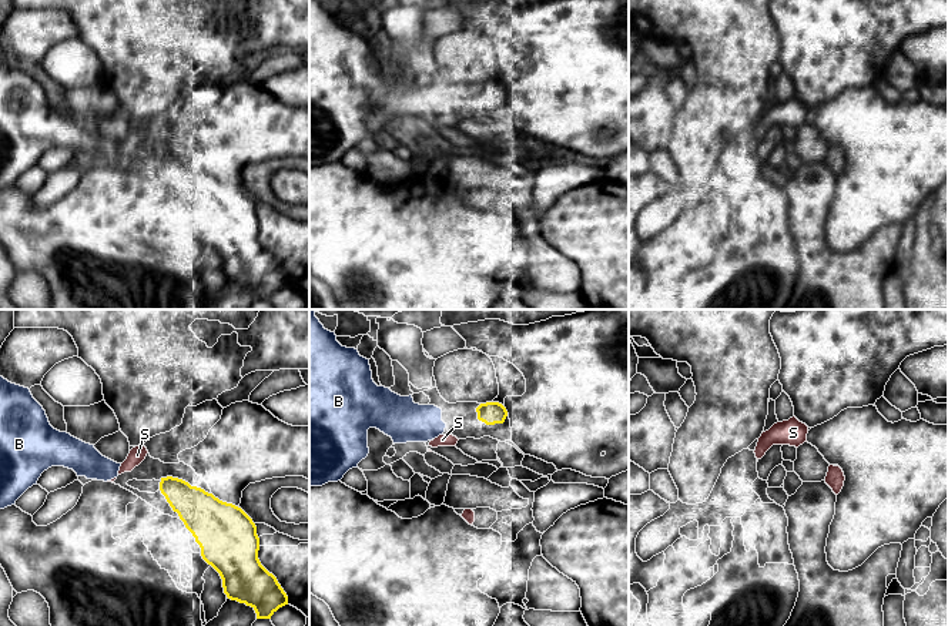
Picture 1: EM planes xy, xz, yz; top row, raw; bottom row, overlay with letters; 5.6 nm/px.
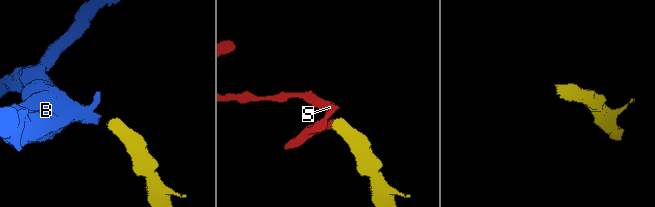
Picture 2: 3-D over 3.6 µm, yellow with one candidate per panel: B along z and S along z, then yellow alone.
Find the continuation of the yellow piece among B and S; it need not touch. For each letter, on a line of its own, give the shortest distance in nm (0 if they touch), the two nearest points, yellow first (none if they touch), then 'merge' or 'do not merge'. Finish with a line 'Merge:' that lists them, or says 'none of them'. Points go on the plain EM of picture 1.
B: 190 nm | xz (478, 99), (445, 104) | merge
S: 150 nm | xy (161, 158), (143, 140) | do not merge
Merge: B

